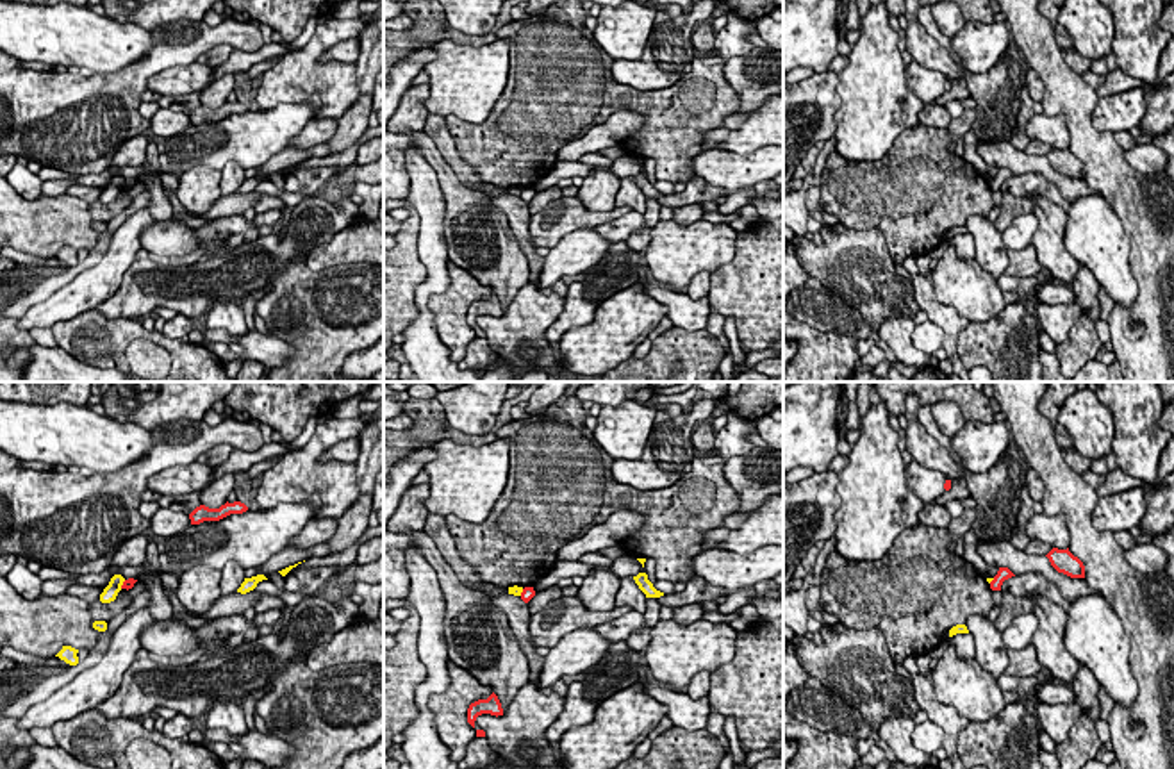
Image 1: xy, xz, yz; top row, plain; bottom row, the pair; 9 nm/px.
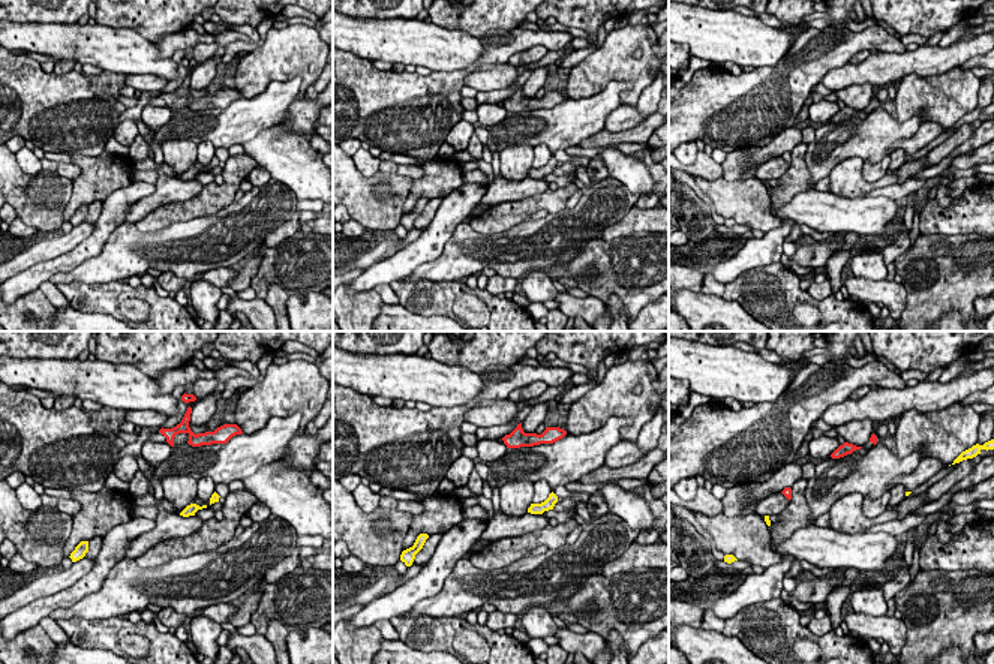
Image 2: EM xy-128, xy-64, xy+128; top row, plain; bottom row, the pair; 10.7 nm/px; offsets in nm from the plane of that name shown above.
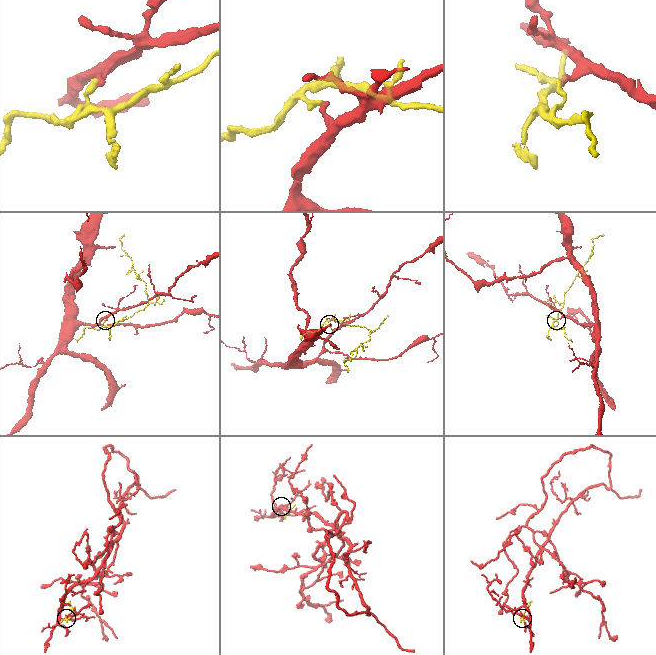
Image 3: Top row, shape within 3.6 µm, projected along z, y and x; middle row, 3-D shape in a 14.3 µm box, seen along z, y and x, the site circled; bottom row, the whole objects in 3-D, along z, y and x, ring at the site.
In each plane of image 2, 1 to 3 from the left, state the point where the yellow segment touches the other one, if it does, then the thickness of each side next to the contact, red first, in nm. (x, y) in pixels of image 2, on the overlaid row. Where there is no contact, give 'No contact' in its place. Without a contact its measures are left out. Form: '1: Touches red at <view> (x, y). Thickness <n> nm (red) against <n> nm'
1: No contact
2: No contact
3: No contact

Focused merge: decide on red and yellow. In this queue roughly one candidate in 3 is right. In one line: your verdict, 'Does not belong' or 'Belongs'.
Does not belong

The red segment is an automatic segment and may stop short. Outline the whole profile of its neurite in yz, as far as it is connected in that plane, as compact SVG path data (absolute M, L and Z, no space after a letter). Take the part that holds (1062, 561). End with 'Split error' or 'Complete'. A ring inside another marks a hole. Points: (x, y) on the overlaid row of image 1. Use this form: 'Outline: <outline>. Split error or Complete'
Outline: M1053 548L1047 555L1046 555L1051 562L1051 566L1058 571L1063 573L1071 578L1085 578L1085 566L1083 562L1074 557L1069 548L1067 550L1058 550Z. Complete

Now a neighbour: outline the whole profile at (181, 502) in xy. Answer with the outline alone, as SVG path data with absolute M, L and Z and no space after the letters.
M194 491L189 494L177 494L177 496L162 496L159 498L159 507L162 509L169 509L175 512L186 512L186 510L194 510L196 507L200 507L200 494L202 491Z

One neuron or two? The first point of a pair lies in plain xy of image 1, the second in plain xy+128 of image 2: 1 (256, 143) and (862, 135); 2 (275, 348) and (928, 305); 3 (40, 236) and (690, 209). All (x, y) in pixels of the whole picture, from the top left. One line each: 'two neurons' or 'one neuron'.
1: one neuron
2: two neurons
3: two neurons

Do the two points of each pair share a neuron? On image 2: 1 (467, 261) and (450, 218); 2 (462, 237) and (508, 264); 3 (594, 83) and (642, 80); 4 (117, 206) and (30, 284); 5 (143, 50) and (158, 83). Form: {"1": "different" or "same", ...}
{"1": "different", "2": "same", "3": "same", "4": "same", "5": "different"}

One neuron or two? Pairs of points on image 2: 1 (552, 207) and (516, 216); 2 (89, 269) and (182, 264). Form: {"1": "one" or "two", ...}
{"1": "one", "2": "one"}

